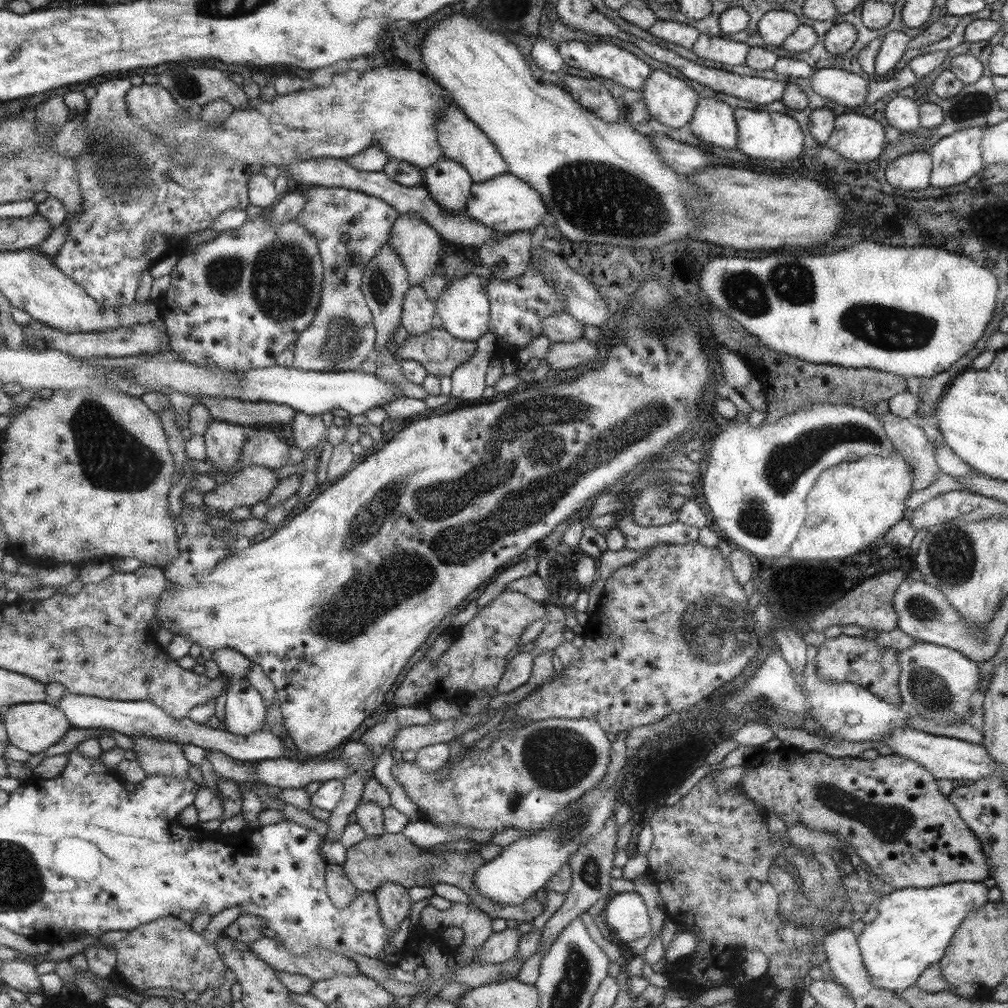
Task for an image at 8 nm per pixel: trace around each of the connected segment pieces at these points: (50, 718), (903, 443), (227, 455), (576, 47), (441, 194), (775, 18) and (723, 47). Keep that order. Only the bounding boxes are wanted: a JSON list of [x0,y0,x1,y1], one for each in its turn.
[[4,702,74,754],[879,409,942,490],[203,419,246,470],[558,41,652,92],[425,158,474,214],[757,10,801,46],[693,34,750,67]]

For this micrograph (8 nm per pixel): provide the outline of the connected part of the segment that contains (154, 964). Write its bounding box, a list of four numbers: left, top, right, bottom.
[116,916,227,994]

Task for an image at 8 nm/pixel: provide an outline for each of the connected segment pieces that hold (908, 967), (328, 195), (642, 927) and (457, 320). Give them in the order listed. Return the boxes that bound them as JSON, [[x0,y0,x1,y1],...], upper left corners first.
[[857,881,988,992],[293,186,399,372],[603,891,651,944],[437,273,491,342]]

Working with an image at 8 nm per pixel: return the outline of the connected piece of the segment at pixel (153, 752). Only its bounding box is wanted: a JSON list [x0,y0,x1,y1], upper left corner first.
[130,735,191,779]

